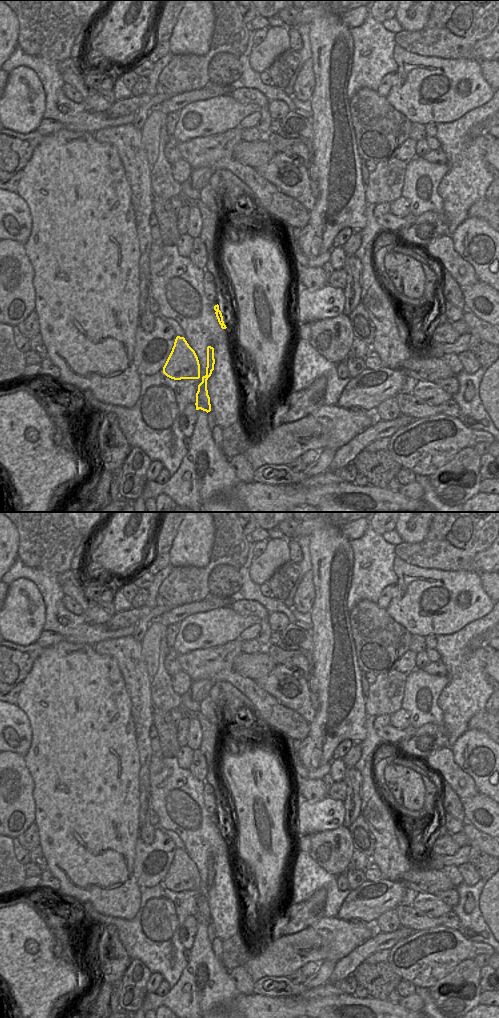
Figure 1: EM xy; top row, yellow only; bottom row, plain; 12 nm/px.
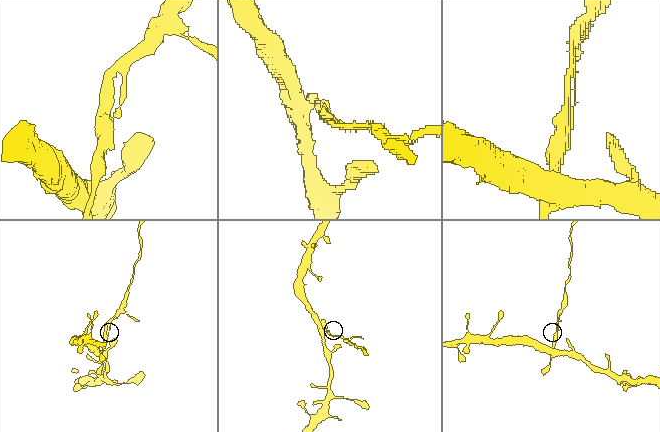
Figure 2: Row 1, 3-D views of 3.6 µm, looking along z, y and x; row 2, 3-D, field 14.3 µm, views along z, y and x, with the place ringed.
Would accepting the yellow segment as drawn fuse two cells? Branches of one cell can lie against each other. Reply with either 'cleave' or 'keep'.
cleave

